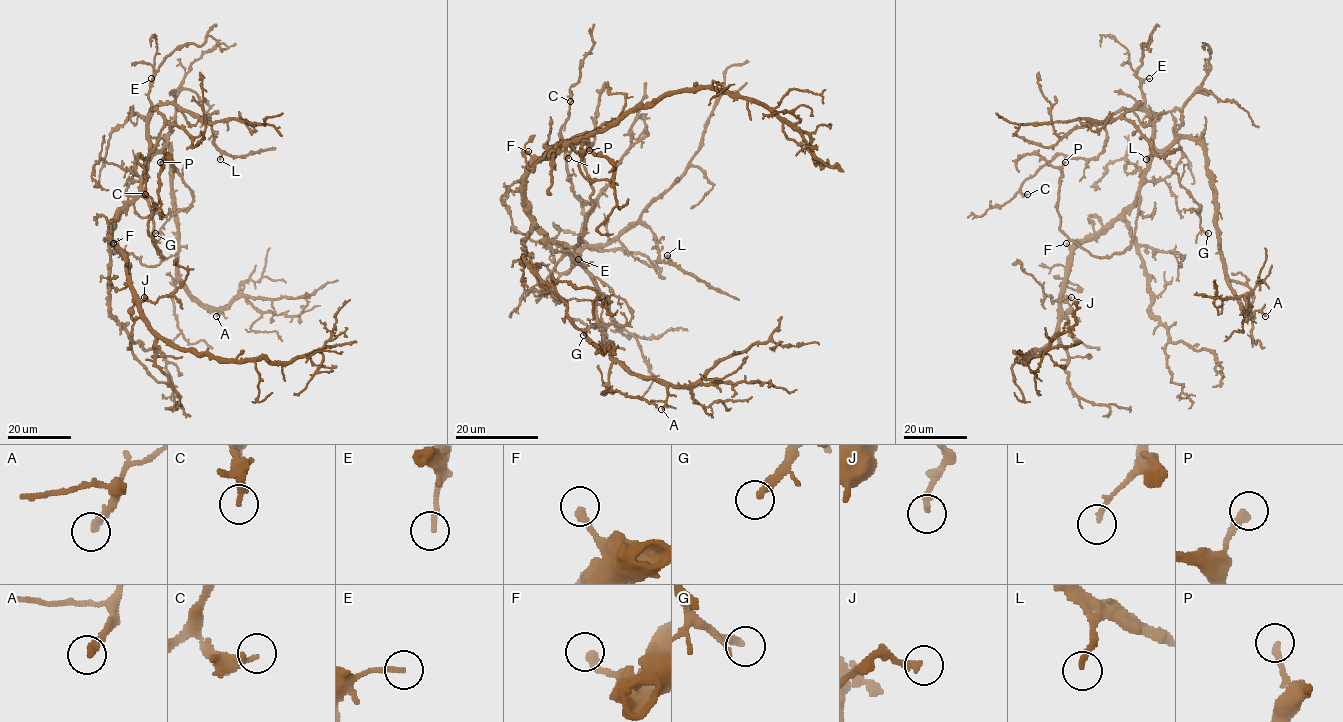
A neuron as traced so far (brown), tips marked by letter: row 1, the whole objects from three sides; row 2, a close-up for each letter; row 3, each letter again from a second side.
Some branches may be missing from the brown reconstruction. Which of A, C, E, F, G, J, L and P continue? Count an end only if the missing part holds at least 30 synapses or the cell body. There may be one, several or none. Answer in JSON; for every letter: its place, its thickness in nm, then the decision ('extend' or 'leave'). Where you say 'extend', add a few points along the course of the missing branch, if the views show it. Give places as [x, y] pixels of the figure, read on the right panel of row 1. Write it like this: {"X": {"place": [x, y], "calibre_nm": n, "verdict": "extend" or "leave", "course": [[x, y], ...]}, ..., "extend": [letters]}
{"A": {"place": [1265, 316], "calibre_nm": 280, "verdict": "leave"}, "C": {"place": [1027, 194], "calibre_nm": 280, "verdict": "leave"}, "E": {"place": [1149, 78], "calibre_nm": 200, "verdict": "leave"}, "F": {"place": [1066, 243], "calibre_nm": 320, "verdict": "leave"}, "G": {"place": [1208, 233], "calibre_nm": 280, "verdict": "extend"}, "J": {"place": [1071, 297], "calibre_nm": 240, "verdict": "leave"}, "L": {"place": [1146, 159], "calibre_nm": 190, "verdict": "leave"}, "P": {"place": [1065, 162], "calibre_nm": 240, "verdict": "leave"}, "extend": ["G"]}

